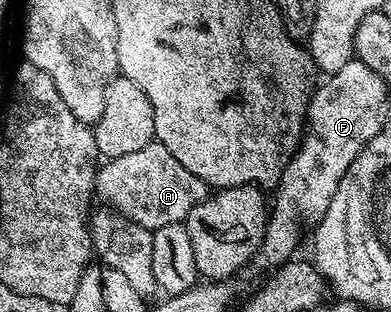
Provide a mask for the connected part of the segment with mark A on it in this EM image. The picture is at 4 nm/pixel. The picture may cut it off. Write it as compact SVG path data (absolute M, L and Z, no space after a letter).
M156 141L124 157L105 159L97 168L95 191L110 208L152 232L163 225L184 223L191 209L207 198L207 184L195 177L191 169L183 169L165 146Z

